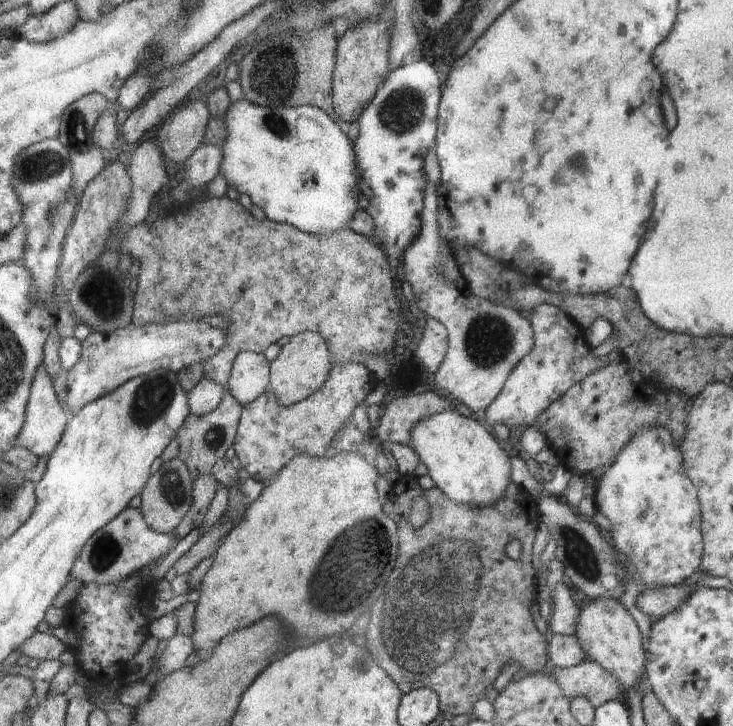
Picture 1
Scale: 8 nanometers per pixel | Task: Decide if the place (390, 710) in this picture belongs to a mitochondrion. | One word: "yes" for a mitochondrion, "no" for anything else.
no

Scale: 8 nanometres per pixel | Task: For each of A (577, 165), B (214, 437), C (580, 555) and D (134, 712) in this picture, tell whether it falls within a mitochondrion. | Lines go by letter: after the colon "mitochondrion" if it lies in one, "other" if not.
A: mitochondrion
B: mitochondrion
C: mitochondrion
D: other

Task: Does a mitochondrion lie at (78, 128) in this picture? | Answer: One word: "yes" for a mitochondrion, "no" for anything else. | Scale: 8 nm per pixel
yes

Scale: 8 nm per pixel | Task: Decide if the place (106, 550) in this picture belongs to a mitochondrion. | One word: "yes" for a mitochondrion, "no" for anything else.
yes

